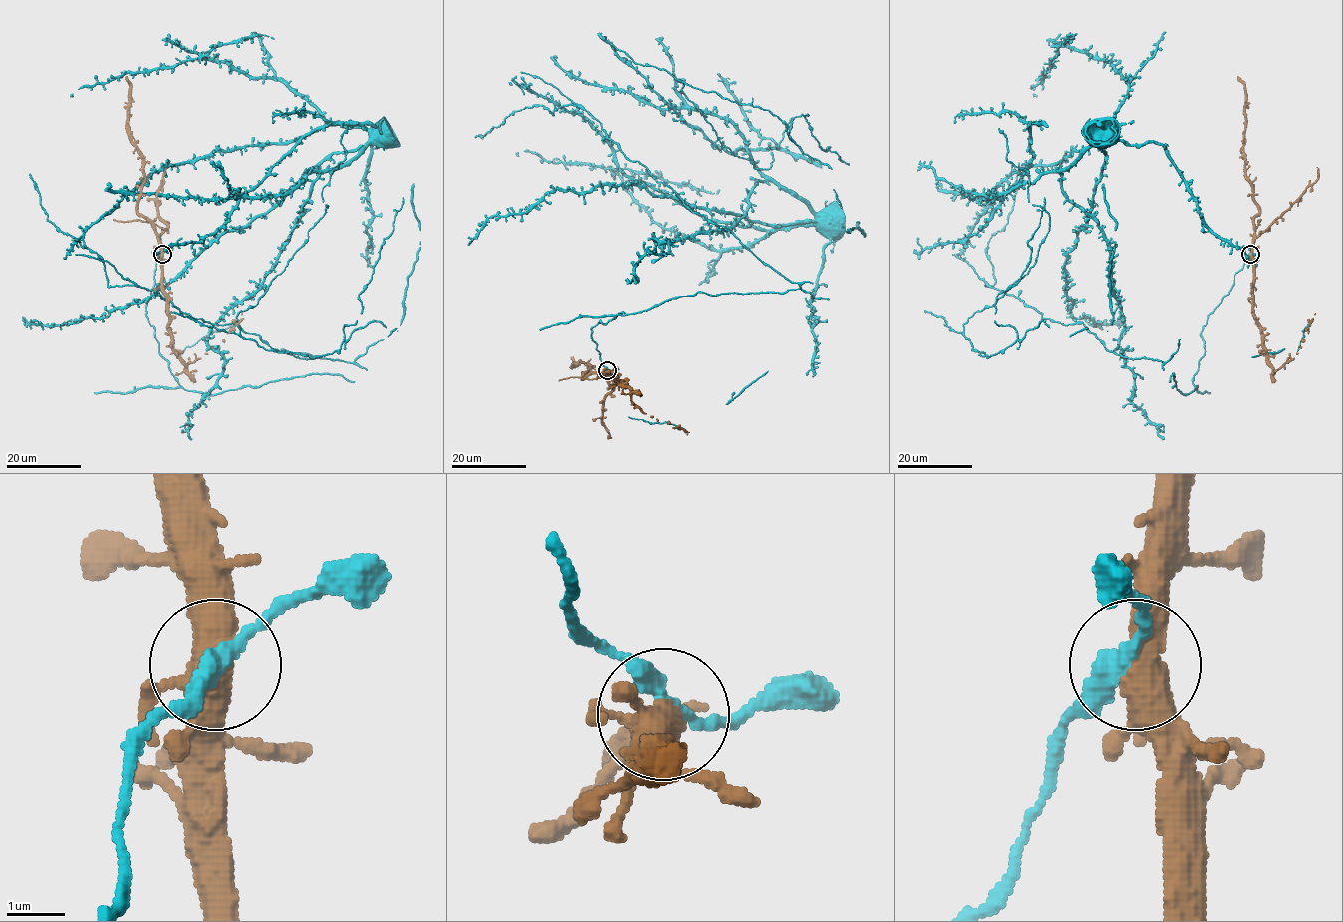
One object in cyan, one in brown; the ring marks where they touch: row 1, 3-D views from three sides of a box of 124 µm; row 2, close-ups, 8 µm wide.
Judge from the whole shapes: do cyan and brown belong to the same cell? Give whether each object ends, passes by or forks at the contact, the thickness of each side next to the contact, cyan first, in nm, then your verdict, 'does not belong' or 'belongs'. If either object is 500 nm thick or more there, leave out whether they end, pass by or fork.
cyan passes by; brown forks there; 280 nm thick on the cyan side, 440 nm on the other; does not belong

